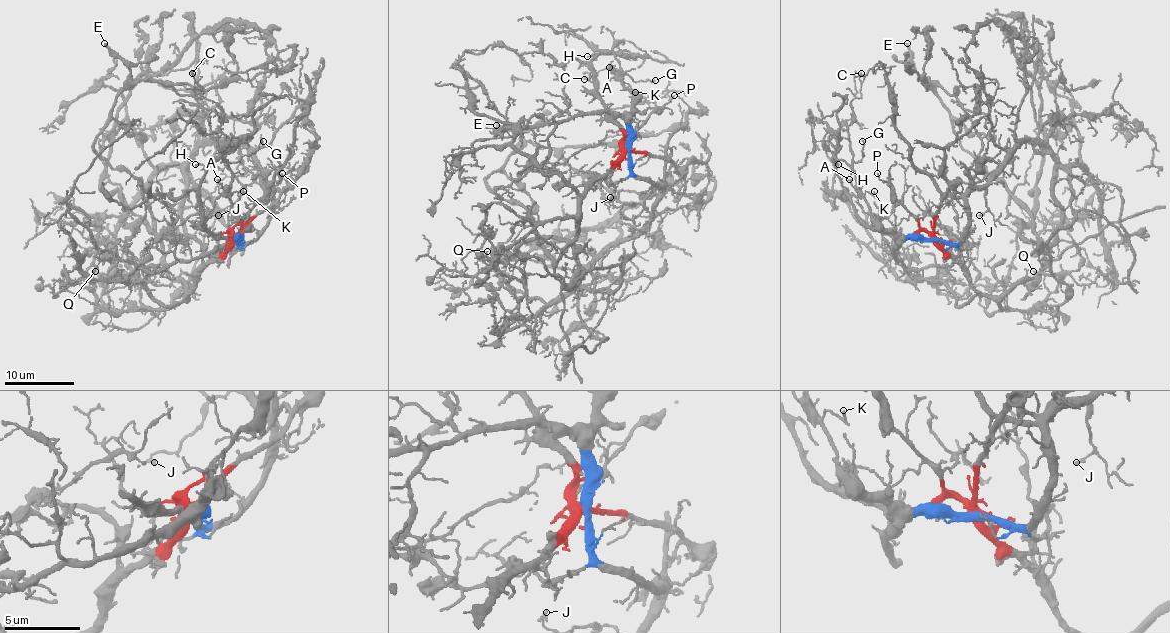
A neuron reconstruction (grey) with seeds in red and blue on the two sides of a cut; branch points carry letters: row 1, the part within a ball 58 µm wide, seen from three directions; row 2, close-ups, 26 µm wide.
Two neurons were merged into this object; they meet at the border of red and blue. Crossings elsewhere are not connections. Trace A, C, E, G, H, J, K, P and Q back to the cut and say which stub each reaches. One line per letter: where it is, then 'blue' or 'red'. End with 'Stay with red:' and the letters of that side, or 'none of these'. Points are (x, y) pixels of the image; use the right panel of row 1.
A: (849, 179) | blue
C: (861, 73) | blue
E: (907, 43) | red
G: (862, 141) | blue
H: (838, 164) | red
J: (979, 215) | red
K: (874, 191) | blue
P: (877, 173) | red
Q: (1033, 271) | red
Stay with red: E, H, J, P, Q

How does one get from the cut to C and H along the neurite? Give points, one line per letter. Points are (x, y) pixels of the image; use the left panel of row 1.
C: (235, 238), (240, 222), (230, 198), (232, 180), (228, 161), (218, 147), (220, 108), (197, 95), (192, 73)
H: (235, 238), (230, 231), (228, 236), (216, 236), (206, 227), (199, 199), (204, 170), (202, 165), (195, 165)

